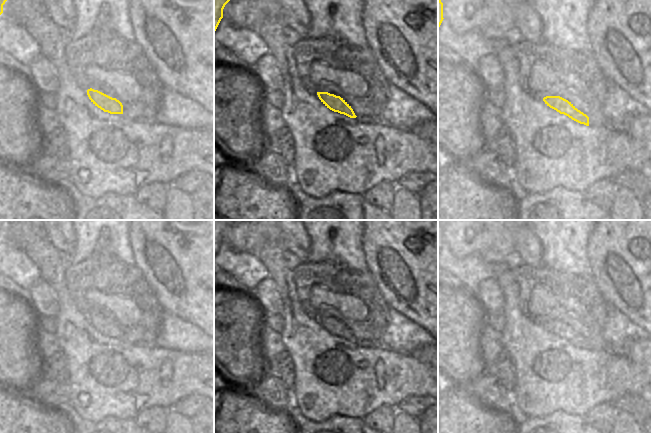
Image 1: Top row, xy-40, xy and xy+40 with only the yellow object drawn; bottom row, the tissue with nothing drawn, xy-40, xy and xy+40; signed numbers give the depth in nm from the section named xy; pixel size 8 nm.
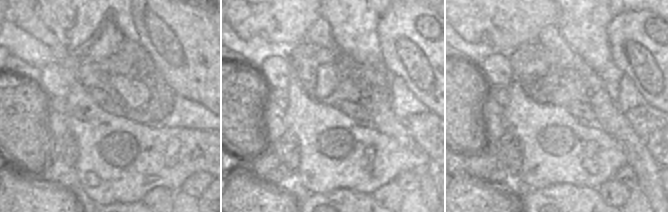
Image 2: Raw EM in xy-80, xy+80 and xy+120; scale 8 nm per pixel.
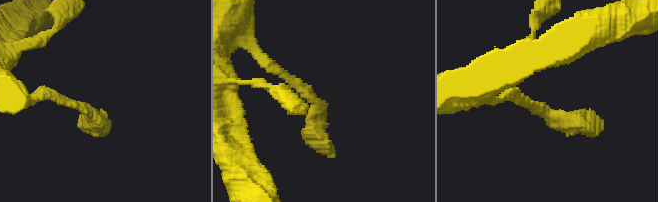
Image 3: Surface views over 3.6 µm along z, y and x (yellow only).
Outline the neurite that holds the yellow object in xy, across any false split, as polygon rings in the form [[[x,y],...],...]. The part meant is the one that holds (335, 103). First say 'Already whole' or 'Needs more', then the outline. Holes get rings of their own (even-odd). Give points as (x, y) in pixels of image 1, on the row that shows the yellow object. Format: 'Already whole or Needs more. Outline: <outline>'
Already whole. Outline: [[[317,92],[317,95],[321,102],[330,110],[344,114],[350,118],[357,117],[351,106],[340,96],[328,92]]]

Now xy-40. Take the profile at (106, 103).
Already whole. Outline: [[[92,88],[87,90],[87,95],[91,102],[104,112],[110,114],[123,114],[123,105],[116,98],[112,98]]]

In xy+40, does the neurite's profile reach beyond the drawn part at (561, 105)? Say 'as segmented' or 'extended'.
as segmented

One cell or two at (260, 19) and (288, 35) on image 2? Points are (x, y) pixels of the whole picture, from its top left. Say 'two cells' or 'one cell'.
one cell

